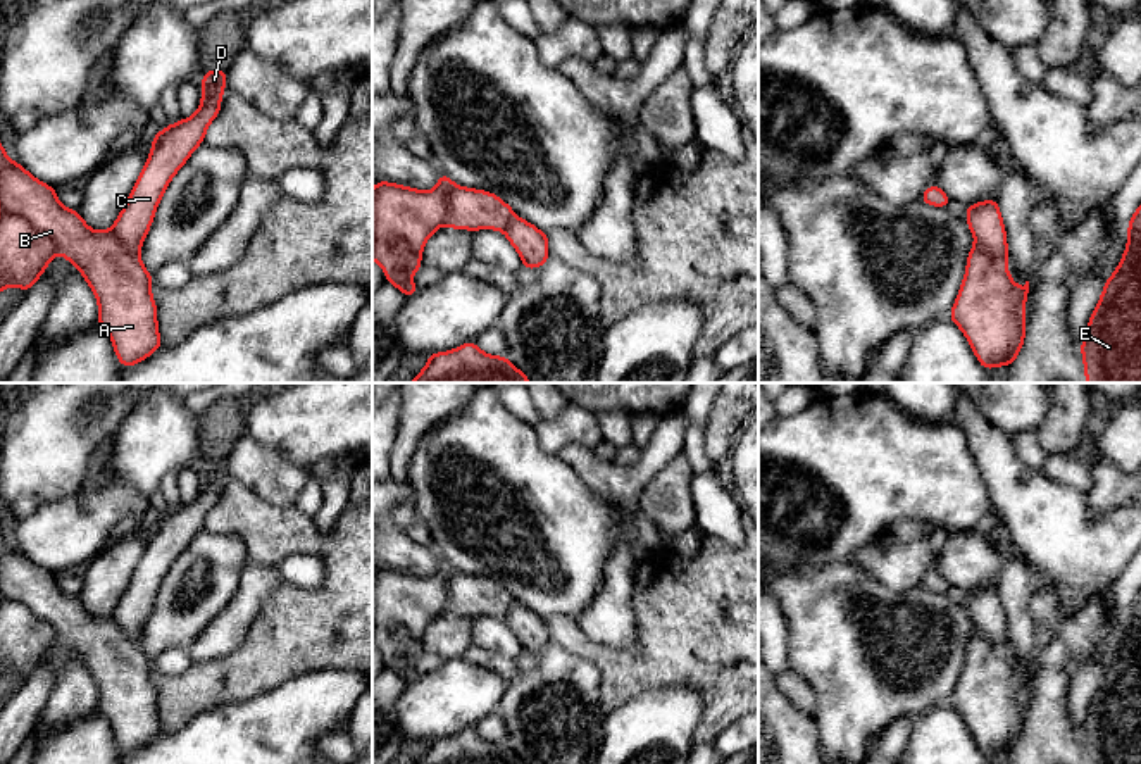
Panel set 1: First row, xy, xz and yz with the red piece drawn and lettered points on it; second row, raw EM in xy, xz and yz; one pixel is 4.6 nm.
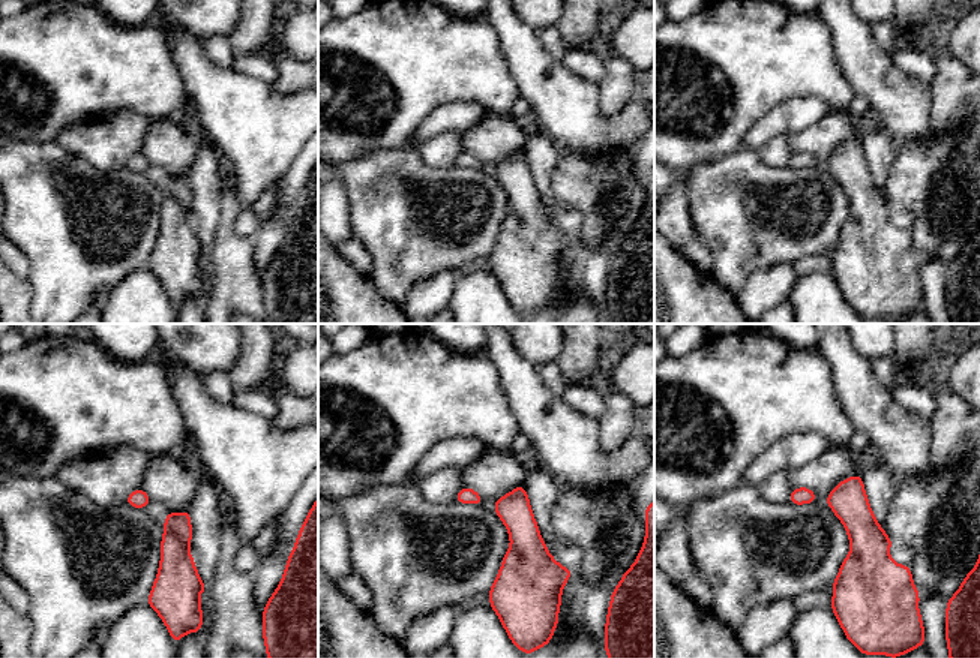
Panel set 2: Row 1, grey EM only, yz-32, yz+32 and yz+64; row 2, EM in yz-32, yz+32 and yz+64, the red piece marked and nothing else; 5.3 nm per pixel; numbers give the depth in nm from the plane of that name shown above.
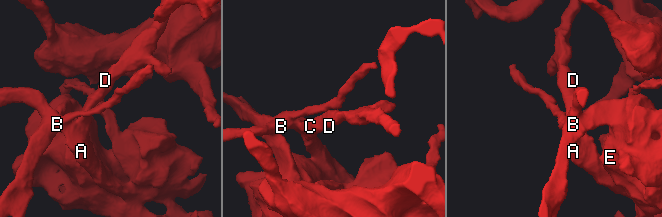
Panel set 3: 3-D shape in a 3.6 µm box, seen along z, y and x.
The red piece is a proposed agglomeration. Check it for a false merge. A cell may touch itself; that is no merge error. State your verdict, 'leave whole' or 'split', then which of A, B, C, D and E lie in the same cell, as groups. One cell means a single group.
leave whole; A B C D E

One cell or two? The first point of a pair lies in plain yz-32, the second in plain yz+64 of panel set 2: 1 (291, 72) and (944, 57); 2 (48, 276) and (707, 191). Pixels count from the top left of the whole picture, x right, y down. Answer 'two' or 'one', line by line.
1: one
2: one

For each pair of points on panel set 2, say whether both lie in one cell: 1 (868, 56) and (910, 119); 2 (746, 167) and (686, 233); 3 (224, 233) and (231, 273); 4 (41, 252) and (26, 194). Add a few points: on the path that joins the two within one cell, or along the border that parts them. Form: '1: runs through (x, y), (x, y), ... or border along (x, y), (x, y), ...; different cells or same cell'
1: runs through (869, 71), (902, 104); same cell
2: border along (685, 191), (689, 218), (700, 239); different cells
3: runs through (227, 243), (231, 263); same cell
4: runs through (41, 237), (41, 209); same cell

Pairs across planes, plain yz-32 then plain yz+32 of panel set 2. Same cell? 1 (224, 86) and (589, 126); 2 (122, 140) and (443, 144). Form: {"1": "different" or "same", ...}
{"1": "same", "2": "same"}

